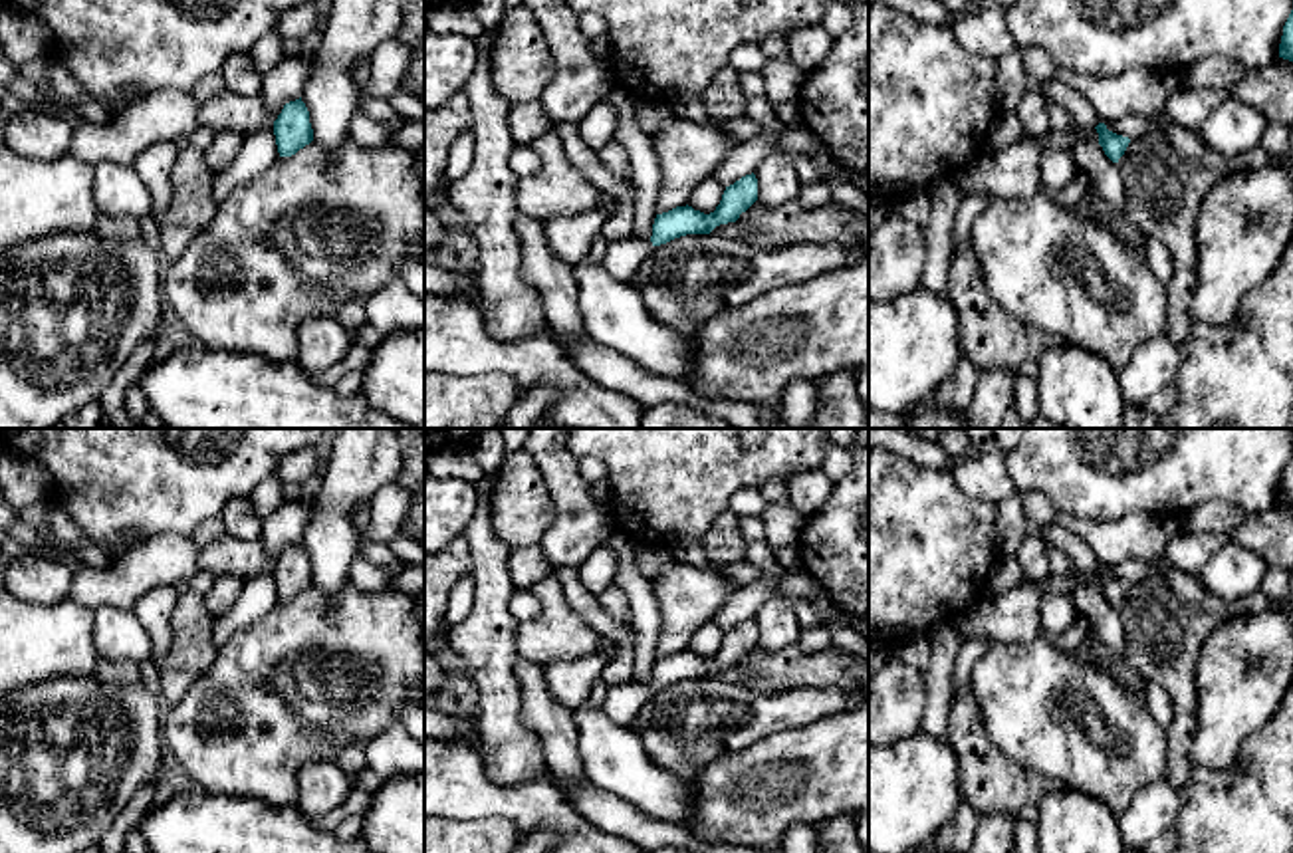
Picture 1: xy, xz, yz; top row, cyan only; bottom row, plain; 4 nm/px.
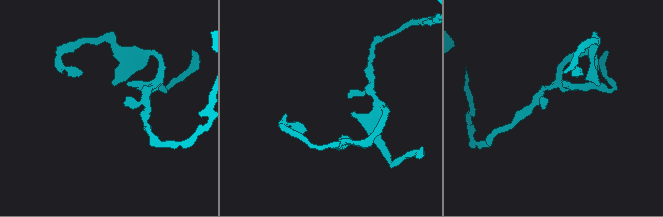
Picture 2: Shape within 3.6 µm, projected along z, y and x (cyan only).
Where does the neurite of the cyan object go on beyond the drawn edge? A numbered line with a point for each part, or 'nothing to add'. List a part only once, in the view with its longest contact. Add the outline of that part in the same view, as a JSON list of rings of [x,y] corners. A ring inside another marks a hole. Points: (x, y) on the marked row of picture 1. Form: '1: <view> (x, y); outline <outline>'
nothing to add

